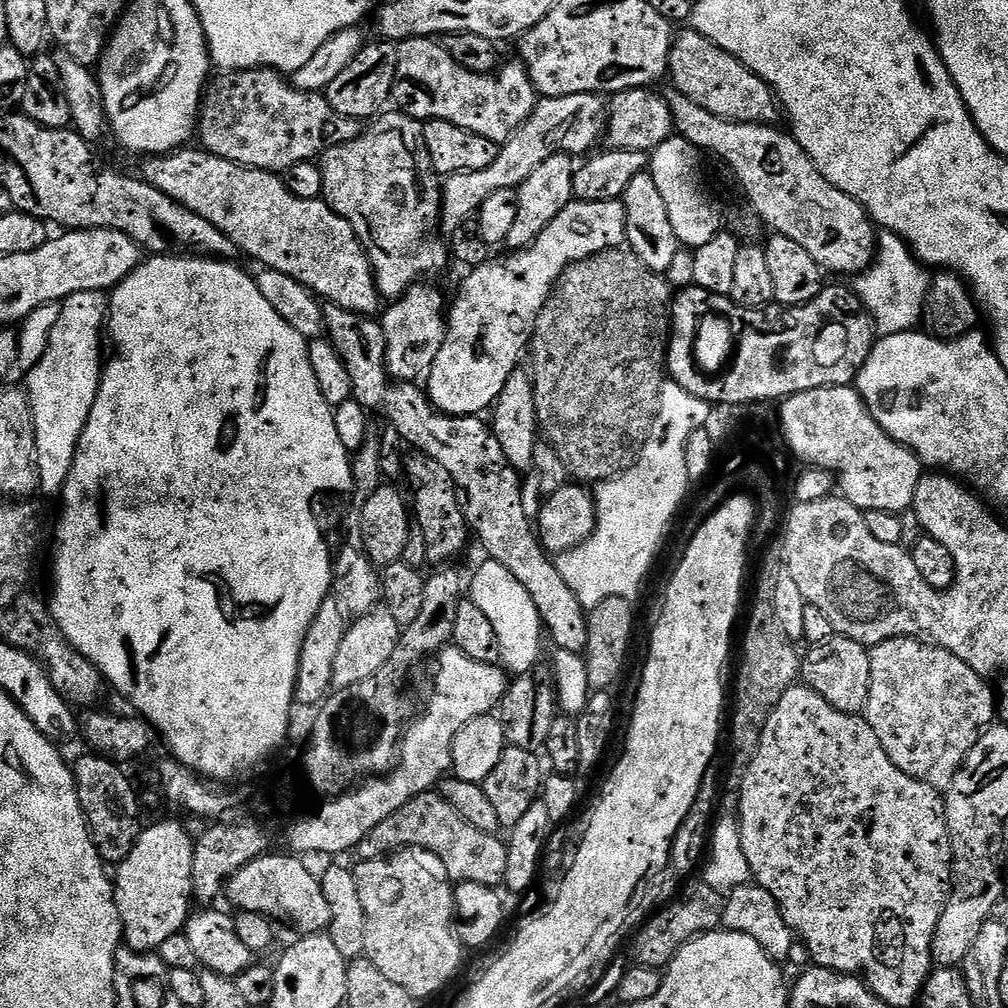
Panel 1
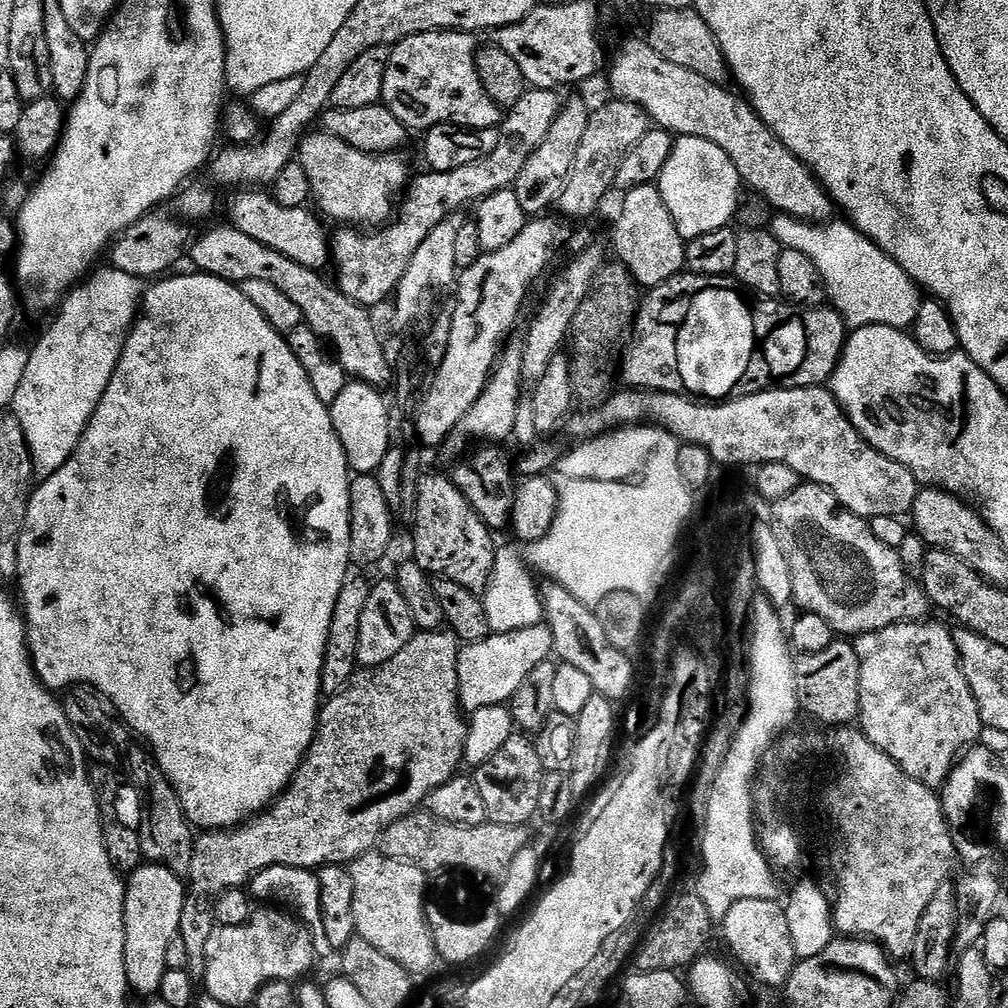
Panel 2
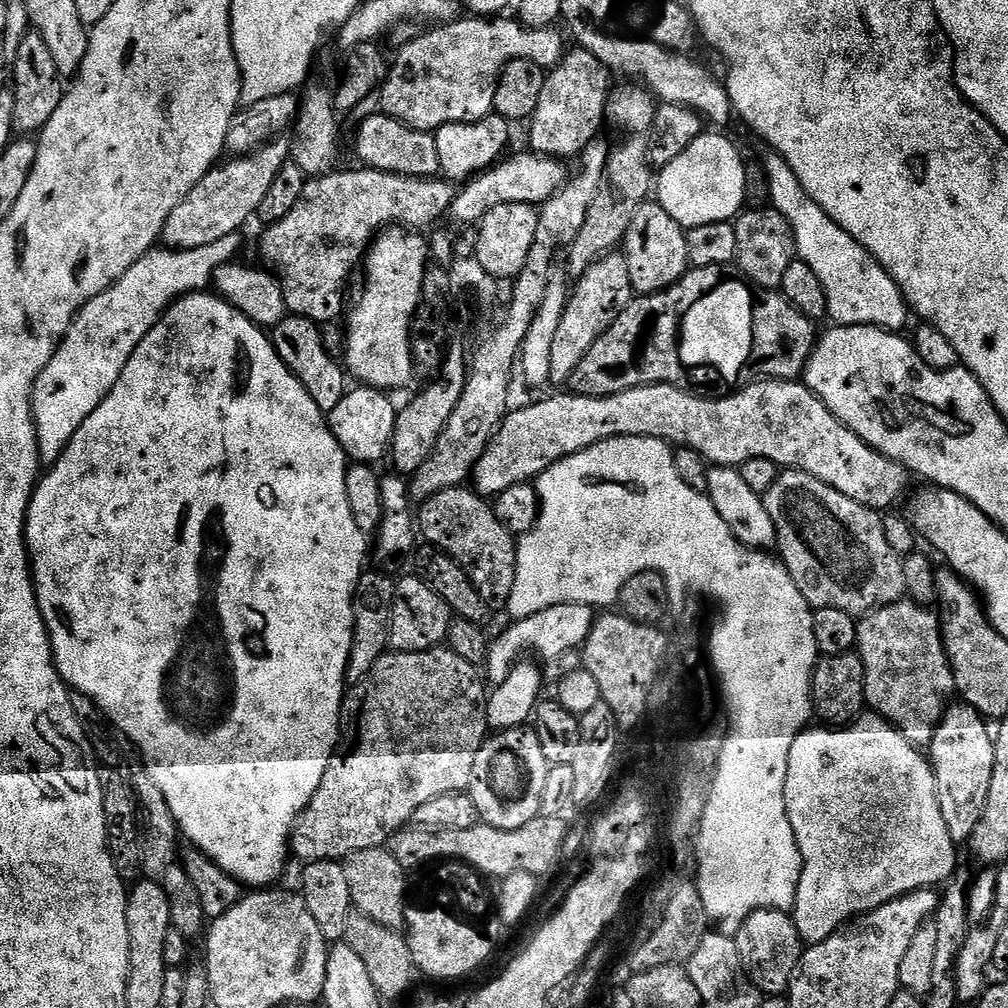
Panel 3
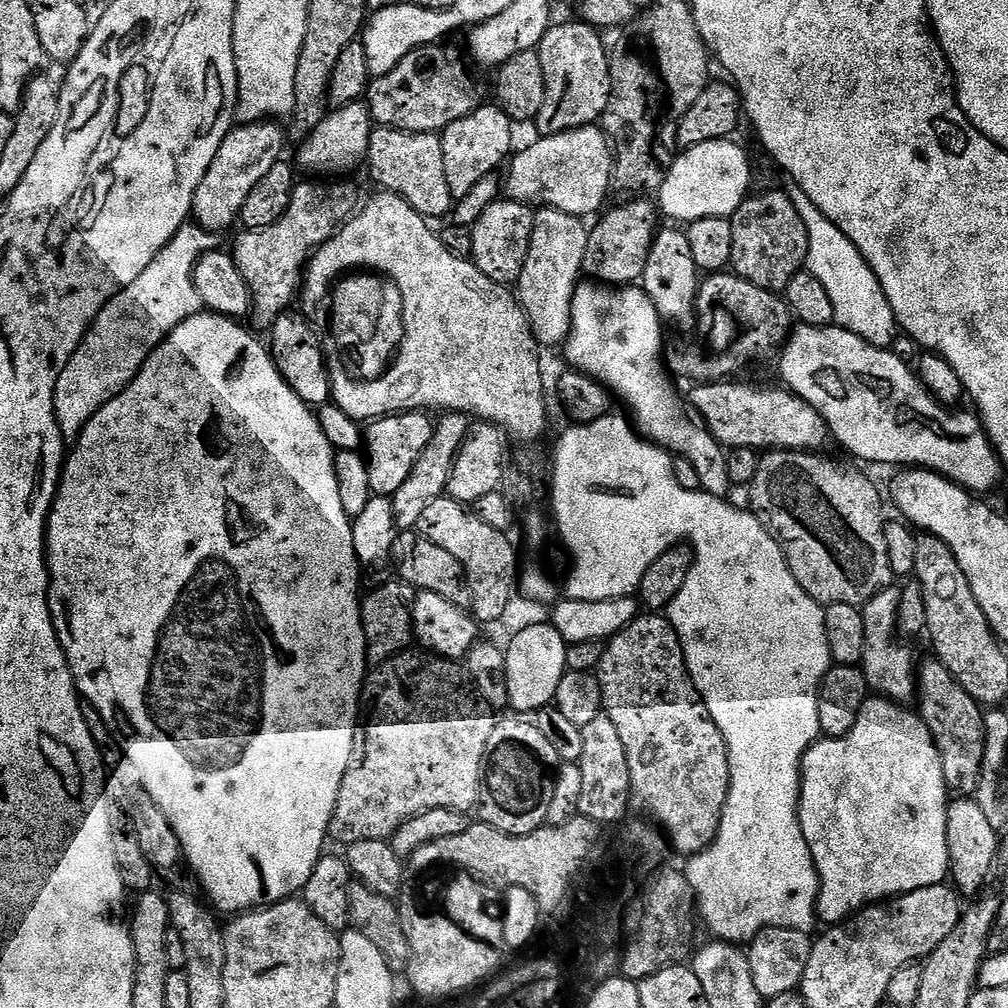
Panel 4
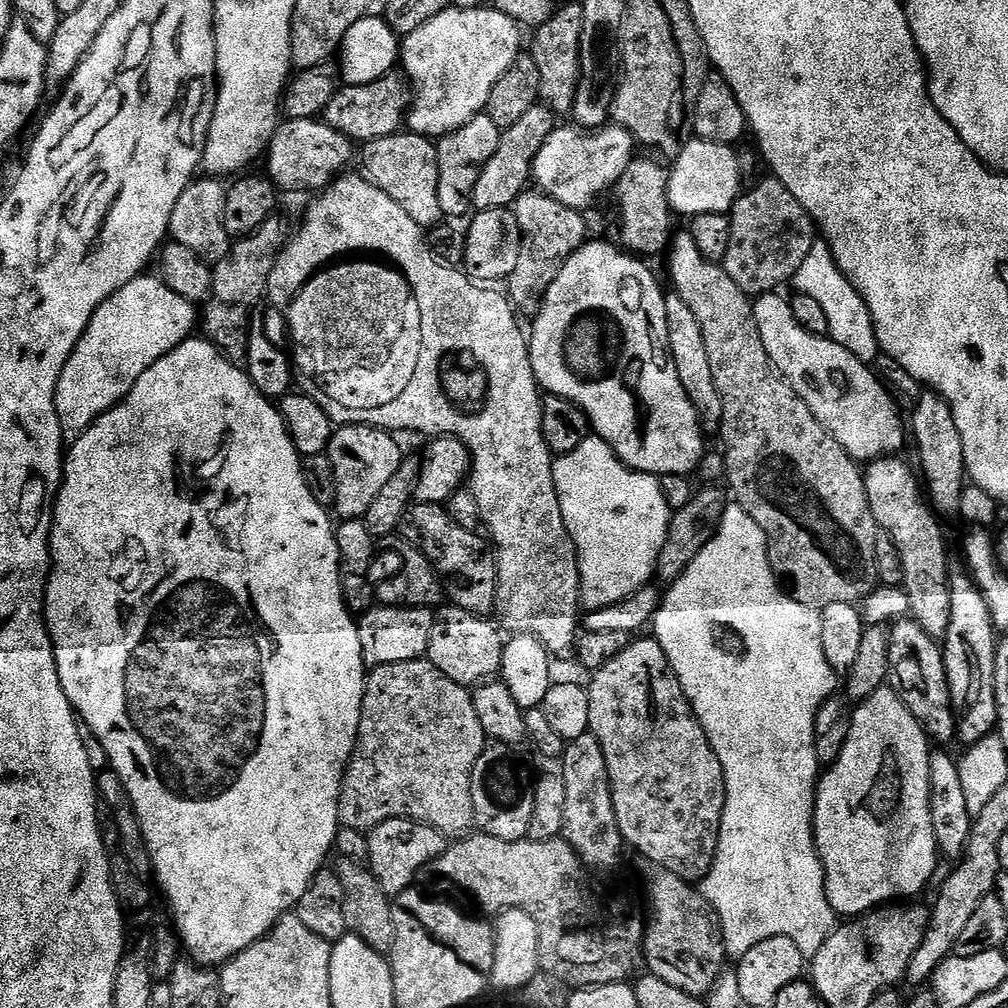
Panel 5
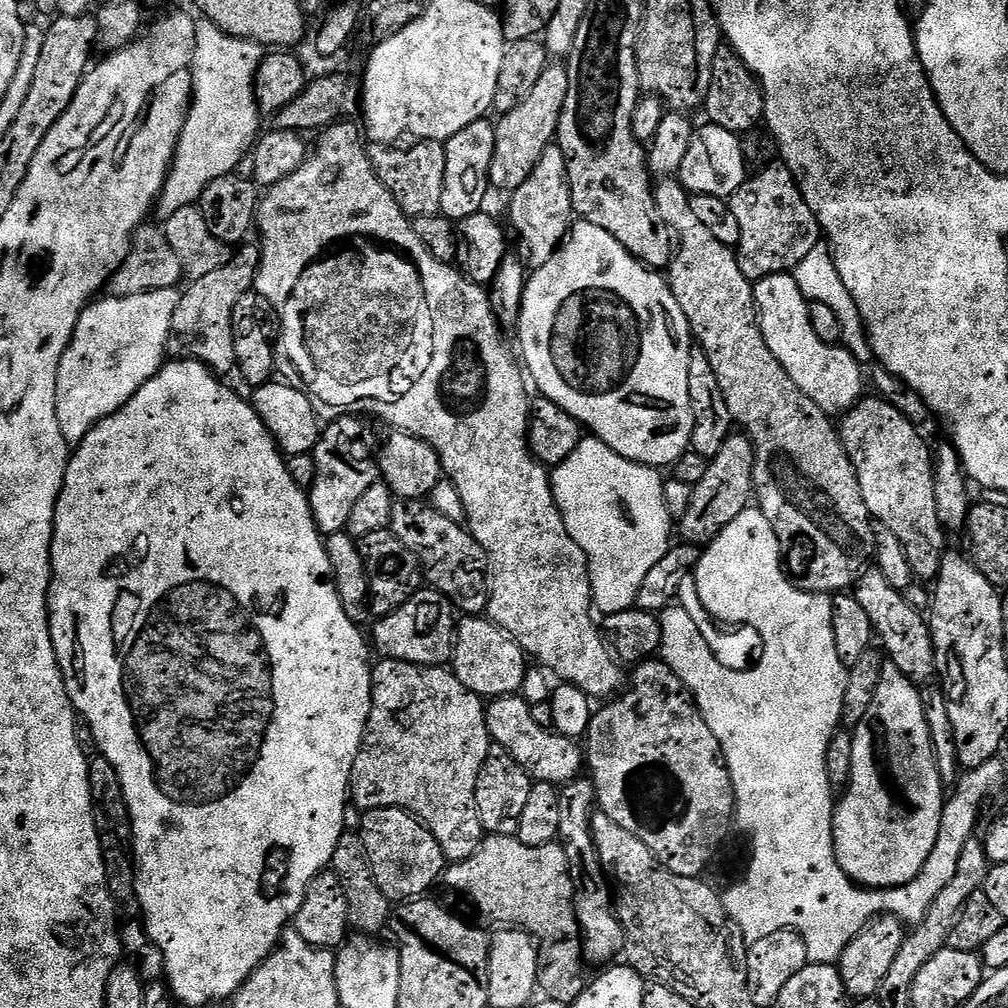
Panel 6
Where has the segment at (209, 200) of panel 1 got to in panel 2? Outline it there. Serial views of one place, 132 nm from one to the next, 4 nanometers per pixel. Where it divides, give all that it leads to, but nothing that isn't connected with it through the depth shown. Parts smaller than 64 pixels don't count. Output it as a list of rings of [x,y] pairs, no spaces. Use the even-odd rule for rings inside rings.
[[[236,190],[231,196],[227,219],[233,228],[242,230],[242,234],[250,234],[250,238],[258,238],[258,242],[278,250],[278,254],[286,254],[286,258],[294,258],[294,262],[302,262],[302,266],[317,270],[324,270],[327,264],[329,267],[330,232],[328,236],[327,230],[320,225],[321,217],[315,211],[308,212],[307,207],[282,206],[264,190]]]

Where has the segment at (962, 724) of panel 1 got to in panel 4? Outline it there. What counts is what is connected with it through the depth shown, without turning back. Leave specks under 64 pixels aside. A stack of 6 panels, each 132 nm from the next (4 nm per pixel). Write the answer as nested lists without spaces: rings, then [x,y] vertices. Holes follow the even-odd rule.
[[[896,586],[883,588],[862,605],[866,622],[866,650],[862,650],[862,667],[869,689],[877,697],[893,702],[908,702],[917,695],[916,677],[918,659],[907,648],[905,641],[897,633],[896,619],[901,589]]]

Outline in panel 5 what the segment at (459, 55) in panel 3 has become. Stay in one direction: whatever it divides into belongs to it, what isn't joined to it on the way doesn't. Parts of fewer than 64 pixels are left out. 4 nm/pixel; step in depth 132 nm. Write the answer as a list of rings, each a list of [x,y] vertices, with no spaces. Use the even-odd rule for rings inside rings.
[[[386,75],[369,84],[350,84],[341,87],[326,111],[327,124],[356,142],[377,140],[401,131],[405,127],[406,113],[410,108],[410,92],[392,79],[391,75]]]

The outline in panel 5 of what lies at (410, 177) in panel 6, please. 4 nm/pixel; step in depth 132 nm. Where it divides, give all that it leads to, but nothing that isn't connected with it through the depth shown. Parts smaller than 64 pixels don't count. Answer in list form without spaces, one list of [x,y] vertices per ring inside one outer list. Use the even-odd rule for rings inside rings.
[[[401,130],[392,136],[369,140],[363,145],[364,164],[373,183],[390,194],[421,226],[432,226],[441,219],[438,196],[438,144],[435,139]]]

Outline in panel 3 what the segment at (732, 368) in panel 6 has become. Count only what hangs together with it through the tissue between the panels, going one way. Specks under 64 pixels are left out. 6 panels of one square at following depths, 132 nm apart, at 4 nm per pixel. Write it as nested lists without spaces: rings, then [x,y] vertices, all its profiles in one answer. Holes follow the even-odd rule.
[[[795,470],[781,471],[762,499],[770,514],[770,522],[776,527],[779,559],[790,578],[794,578],[802,598],[809,600],[813,609],[846,610],[846,614],[859,618],[874,608],[905,599],[902,560],[892,553],[886,542],[884,522],[877,509],[862,506],[854,502],[854,498],[838,494],[838,490],[826,486],[826,482]]]

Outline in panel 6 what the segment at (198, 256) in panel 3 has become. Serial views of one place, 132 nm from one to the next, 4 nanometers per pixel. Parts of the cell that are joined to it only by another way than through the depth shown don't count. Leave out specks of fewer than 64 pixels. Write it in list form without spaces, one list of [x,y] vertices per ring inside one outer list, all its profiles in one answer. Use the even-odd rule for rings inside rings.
[[[159,288],[156,292],[139,292],[129,296],[108,294],[105,297],[105,300],[97,299],[84,309],[64,361],[60,364],[58,416],[62,434],[72,446],[84,440],[99,420],[114,414],[122,405],[130,402],[130,398],[134,398],[134,394],[138,394],[138,390],[142,390],[142,386],[146,386],[146,382],[150,382],[150,378],[154,378],[154,374],[164,367],[168,339],[174,336],[172,323],[181,293],[176,288]]]

